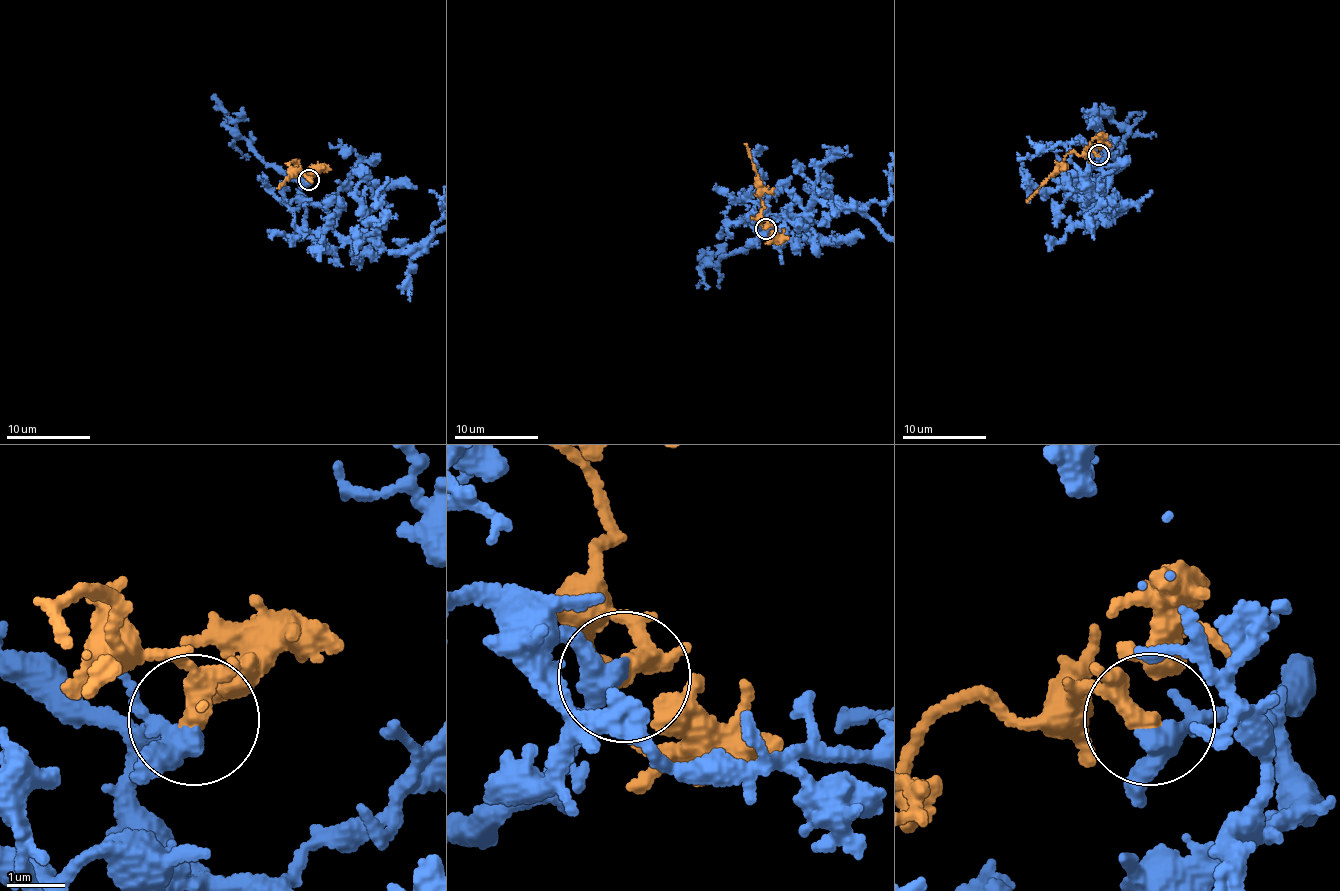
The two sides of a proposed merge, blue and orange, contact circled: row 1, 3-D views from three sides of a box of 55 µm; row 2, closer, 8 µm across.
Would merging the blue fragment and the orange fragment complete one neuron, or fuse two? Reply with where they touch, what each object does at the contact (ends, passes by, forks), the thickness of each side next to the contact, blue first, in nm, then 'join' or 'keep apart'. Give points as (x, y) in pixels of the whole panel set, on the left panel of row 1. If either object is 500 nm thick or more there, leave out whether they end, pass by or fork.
(309, 180) | blue forks | orange passes by | 280/280 nm | join

